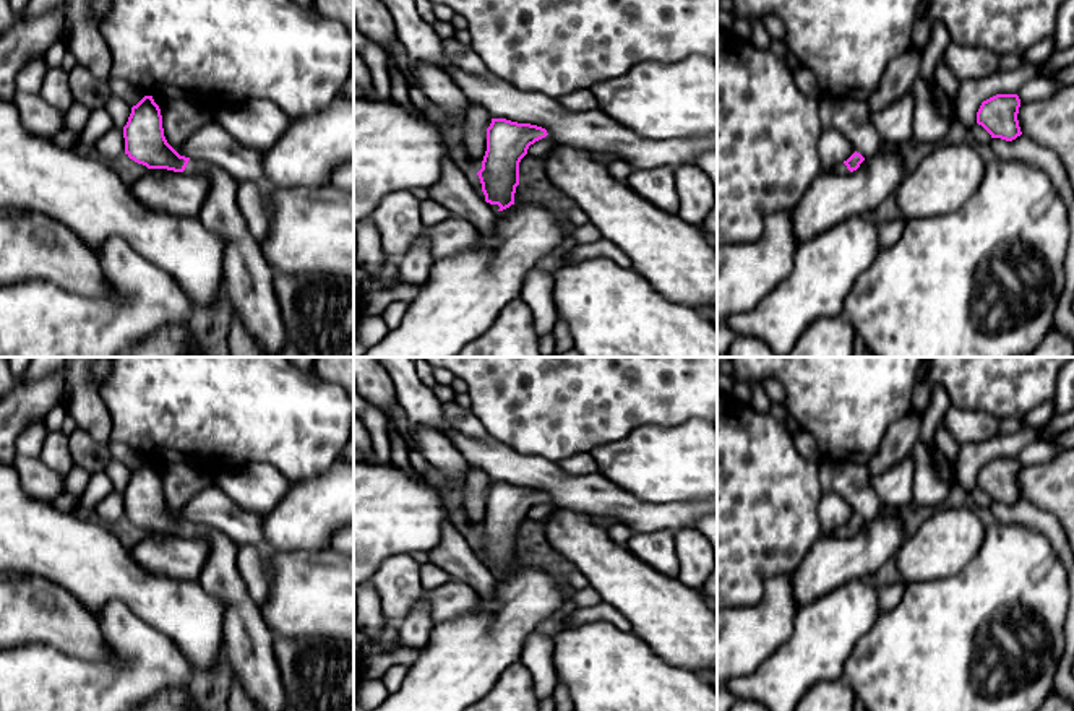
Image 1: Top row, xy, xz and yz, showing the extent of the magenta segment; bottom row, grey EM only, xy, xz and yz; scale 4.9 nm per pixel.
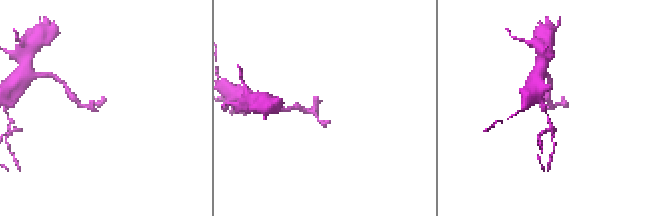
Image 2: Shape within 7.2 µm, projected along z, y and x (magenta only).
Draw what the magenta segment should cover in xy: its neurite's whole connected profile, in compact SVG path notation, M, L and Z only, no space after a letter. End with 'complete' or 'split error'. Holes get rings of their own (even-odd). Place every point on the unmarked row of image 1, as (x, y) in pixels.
M144 459L131 471L123 502L125 518L148 532L208 541L209 557L198 583L226 605L222 631L234 677L260 711L284 711L286 690L274 654L276 635L248 594L237 563L238 545L209 526L180 519L164 500L161 472L153 459Z; split error

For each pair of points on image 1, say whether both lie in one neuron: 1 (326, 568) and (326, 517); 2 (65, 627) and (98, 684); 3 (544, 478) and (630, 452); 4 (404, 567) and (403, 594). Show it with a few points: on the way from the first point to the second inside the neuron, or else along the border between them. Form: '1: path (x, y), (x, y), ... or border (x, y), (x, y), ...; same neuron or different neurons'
1: border (326, 547), (294, 549), (289, 552); different neurons
2: border (47, 645), (90, 661), (104, 661), (111, 654); different neurons
3: border (599, 471), (630, 494); different neurons
4: path (403, 573), (403, 588); same neuron

